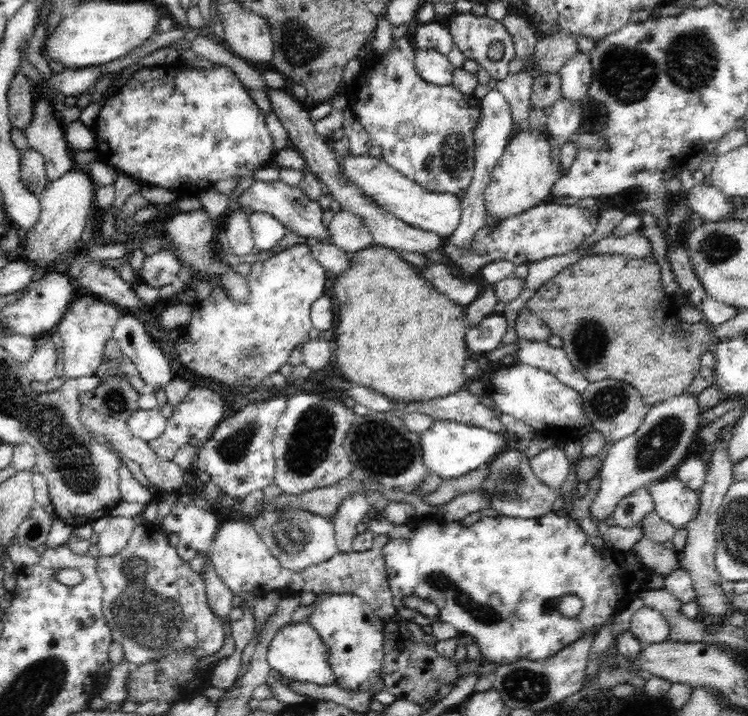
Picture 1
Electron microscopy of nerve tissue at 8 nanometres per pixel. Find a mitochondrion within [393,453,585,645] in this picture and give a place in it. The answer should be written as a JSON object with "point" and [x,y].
{"point":[484,613]}

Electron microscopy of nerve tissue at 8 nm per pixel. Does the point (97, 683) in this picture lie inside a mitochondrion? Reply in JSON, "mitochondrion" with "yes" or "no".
{"mitochondrion":"no"}

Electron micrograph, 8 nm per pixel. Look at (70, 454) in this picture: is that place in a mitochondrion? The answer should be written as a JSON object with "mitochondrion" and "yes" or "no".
{"mitochondrion":"yes"}

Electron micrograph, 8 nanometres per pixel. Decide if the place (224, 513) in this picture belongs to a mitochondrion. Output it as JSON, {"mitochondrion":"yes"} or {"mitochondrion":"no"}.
{"mitochondrion":"no"}

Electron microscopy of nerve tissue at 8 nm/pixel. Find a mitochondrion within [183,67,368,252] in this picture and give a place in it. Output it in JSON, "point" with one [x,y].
{"point":[299,204]}

